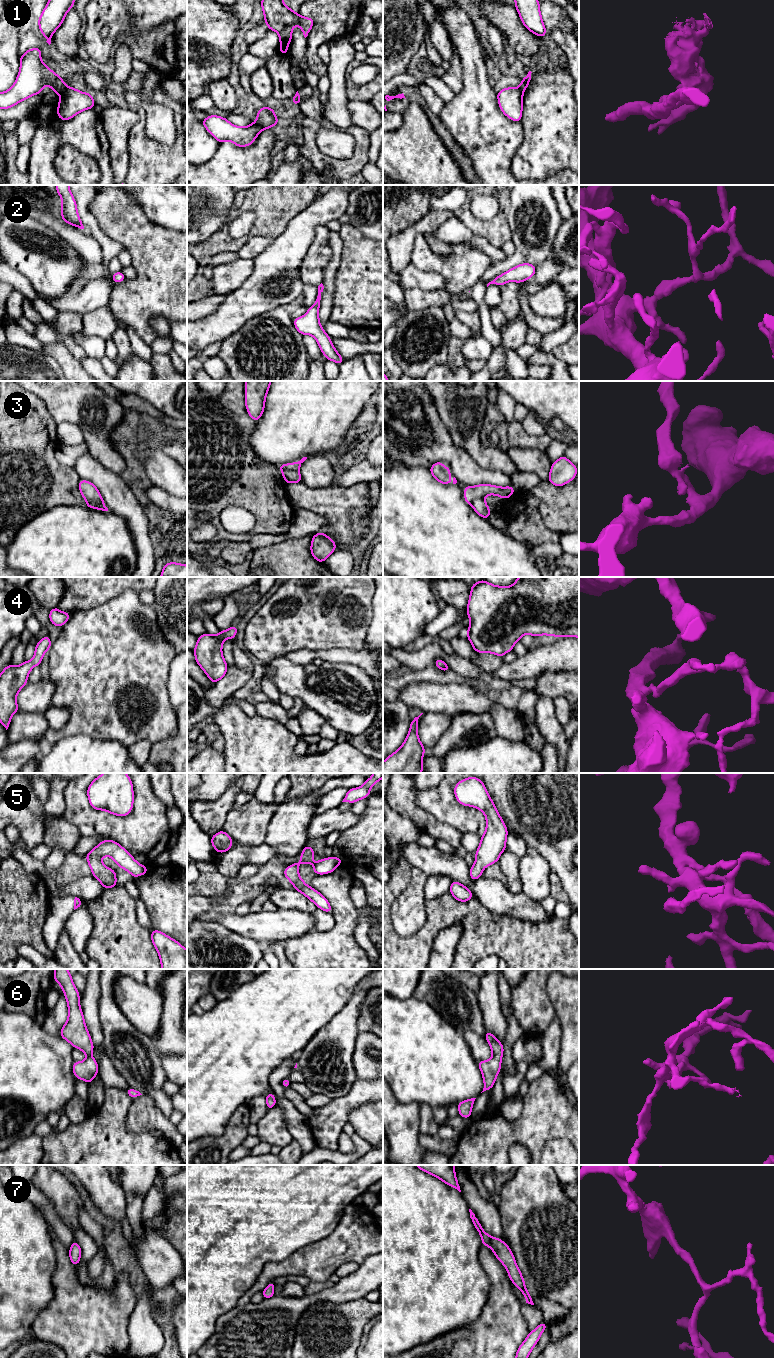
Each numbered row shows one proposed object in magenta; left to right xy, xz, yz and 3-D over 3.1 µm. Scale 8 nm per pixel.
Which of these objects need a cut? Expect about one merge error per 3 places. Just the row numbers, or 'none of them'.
1, 3

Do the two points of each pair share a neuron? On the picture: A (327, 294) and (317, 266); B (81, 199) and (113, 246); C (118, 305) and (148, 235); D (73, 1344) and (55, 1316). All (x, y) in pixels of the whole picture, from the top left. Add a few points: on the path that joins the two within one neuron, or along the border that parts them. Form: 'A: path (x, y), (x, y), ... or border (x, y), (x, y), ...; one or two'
A: border (331, 258), (323, 269), (323, 279), (321, 282); two
B: path (83, 211), (91, 225), (101, 236); one
C: path (135, 288), (148, 272), (148, 252); one
D: path (73, 1337), (73, 1334), (62, 1323); one

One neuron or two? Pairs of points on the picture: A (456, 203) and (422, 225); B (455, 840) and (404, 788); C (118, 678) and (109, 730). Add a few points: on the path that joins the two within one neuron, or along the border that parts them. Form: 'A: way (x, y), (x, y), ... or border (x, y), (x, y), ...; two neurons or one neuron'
A: border (429, 212), (452, 210), (456, 214); two neurons
B: way (439, 830), (425, 822), (407, 804); one neuron
C: way (114, 691), (110, 696), (110, 717); one neuron

